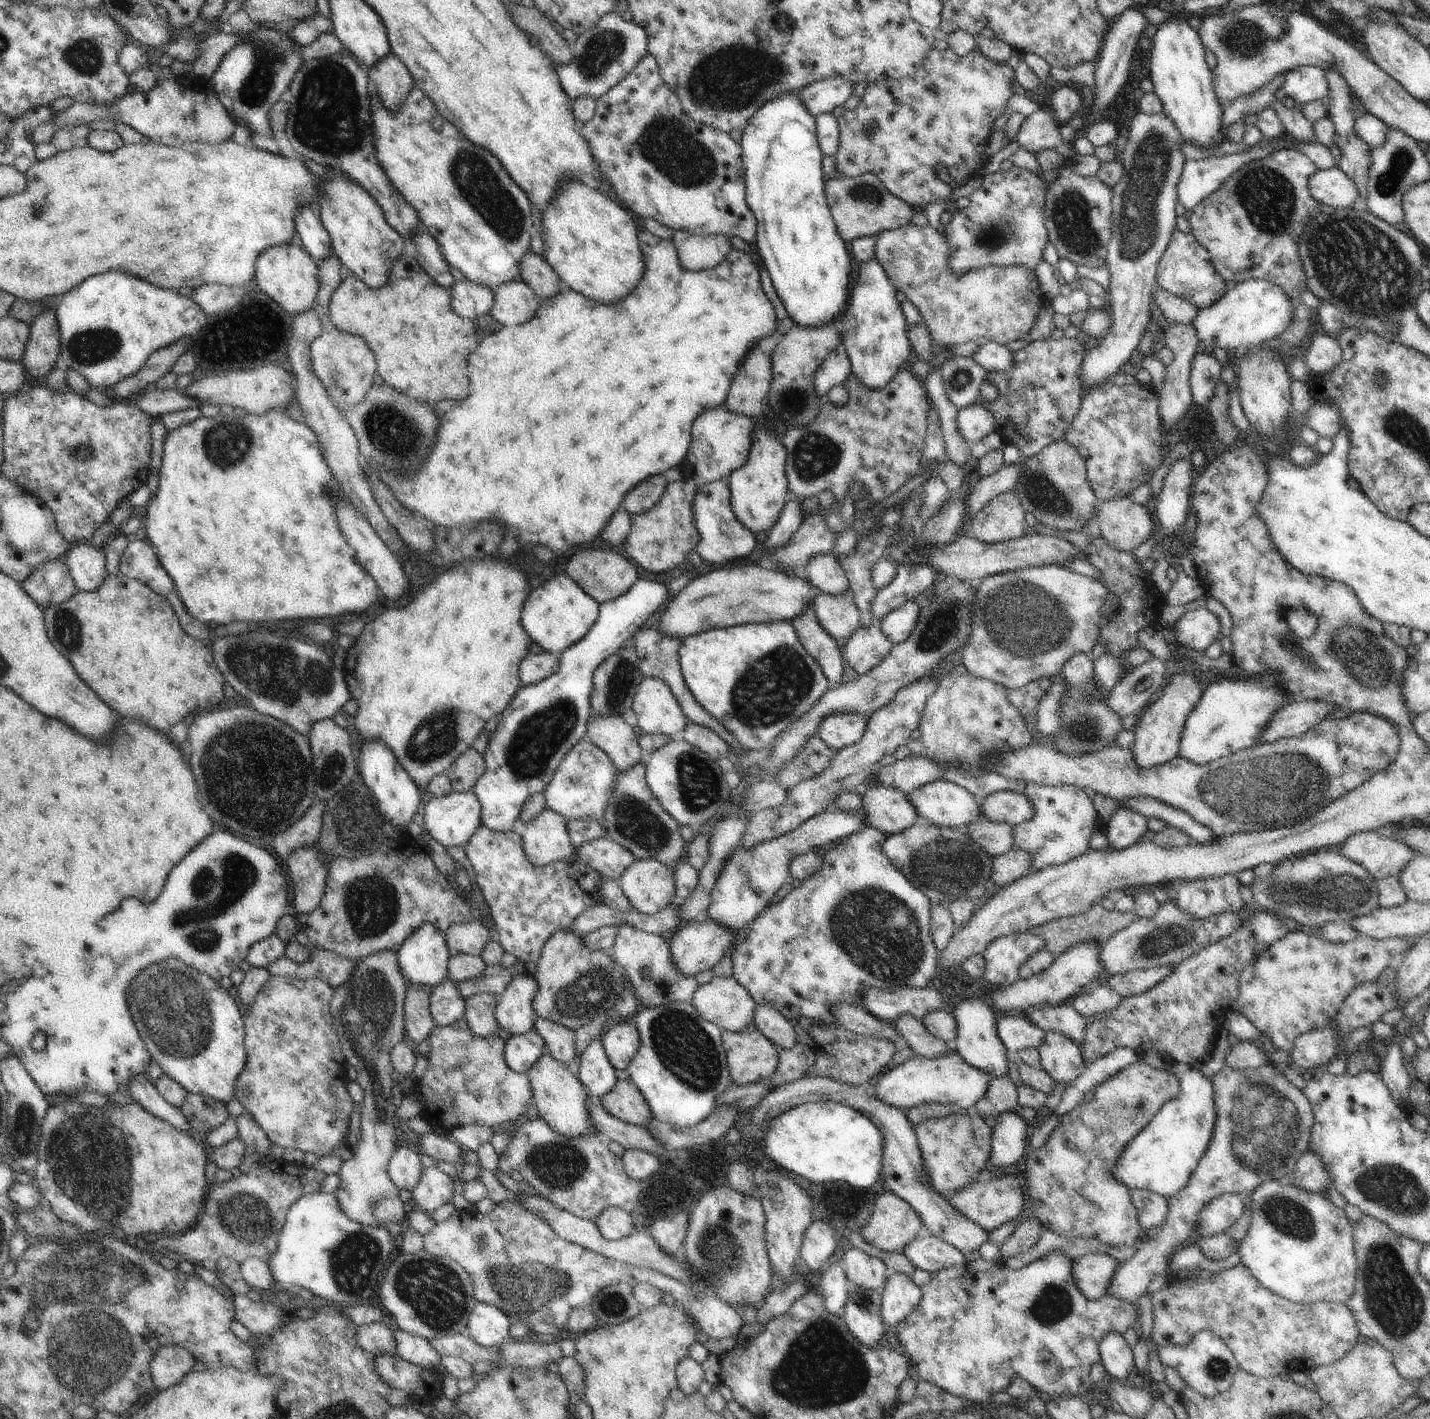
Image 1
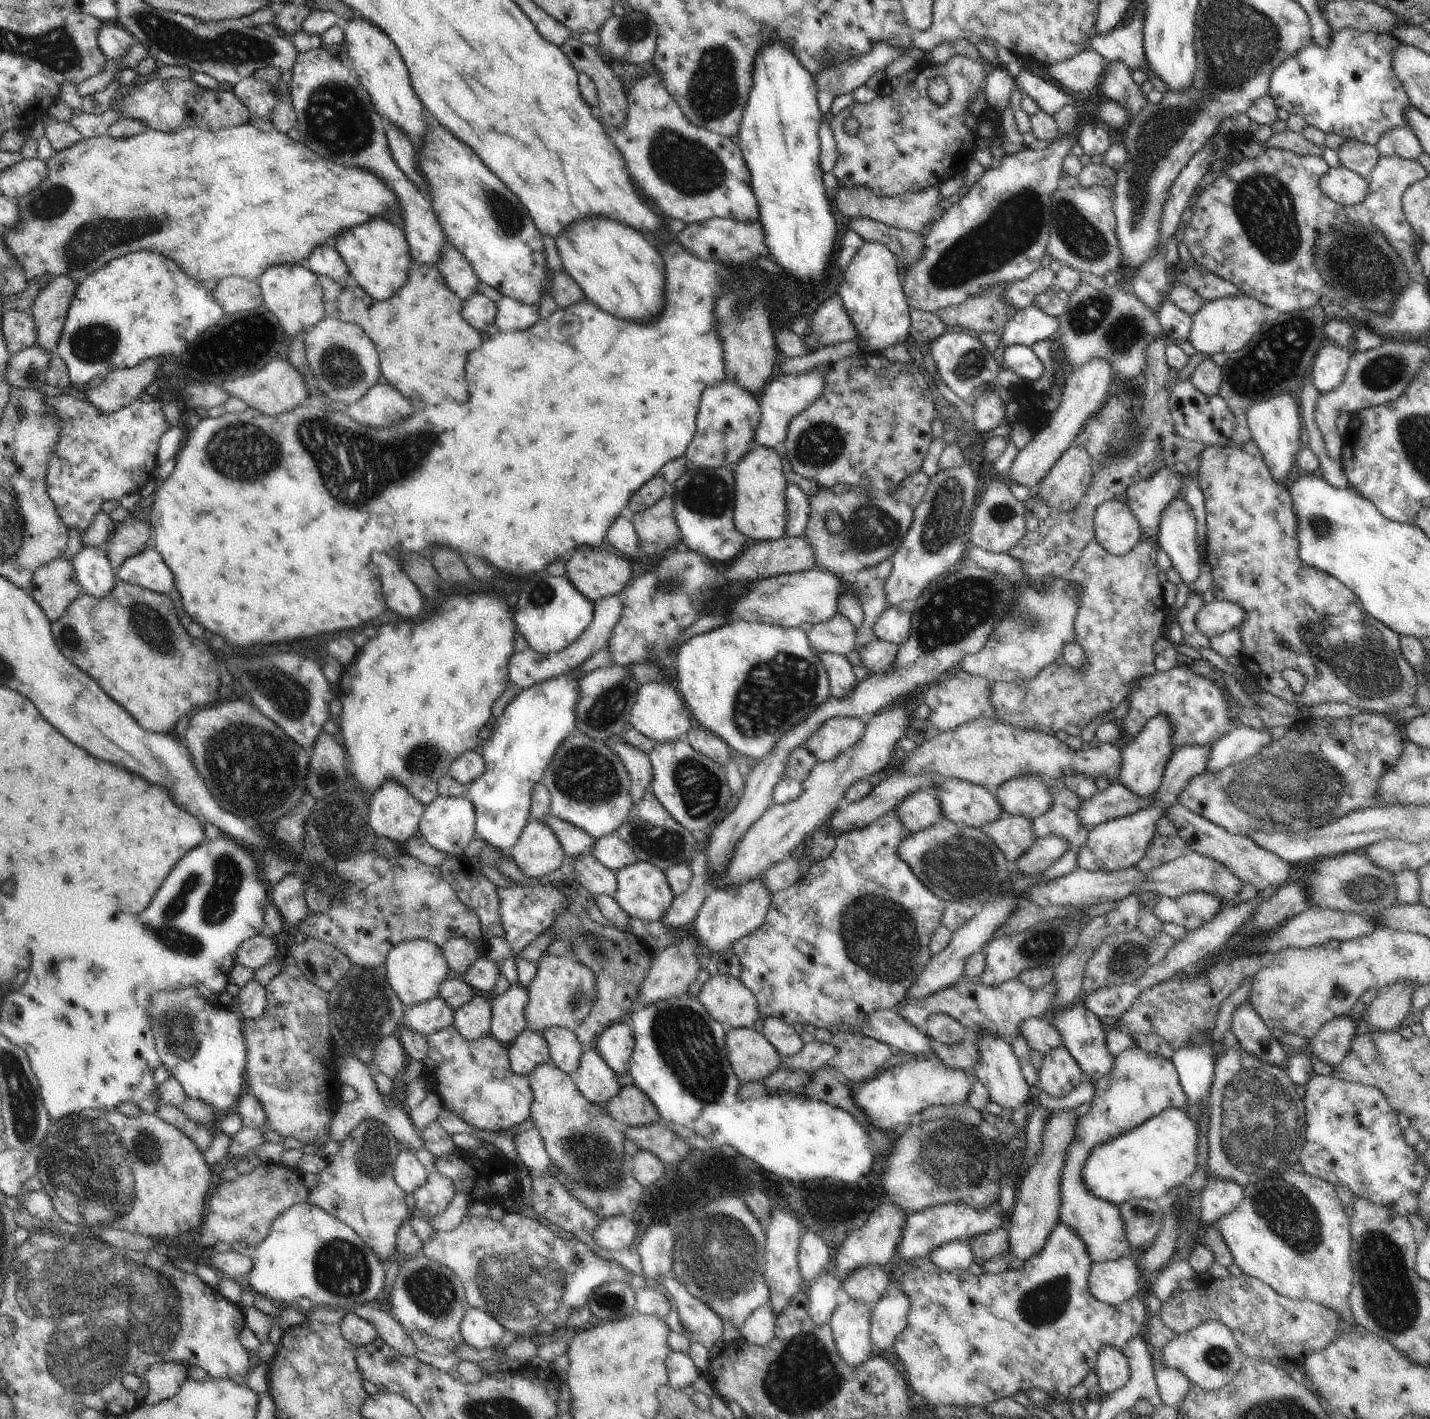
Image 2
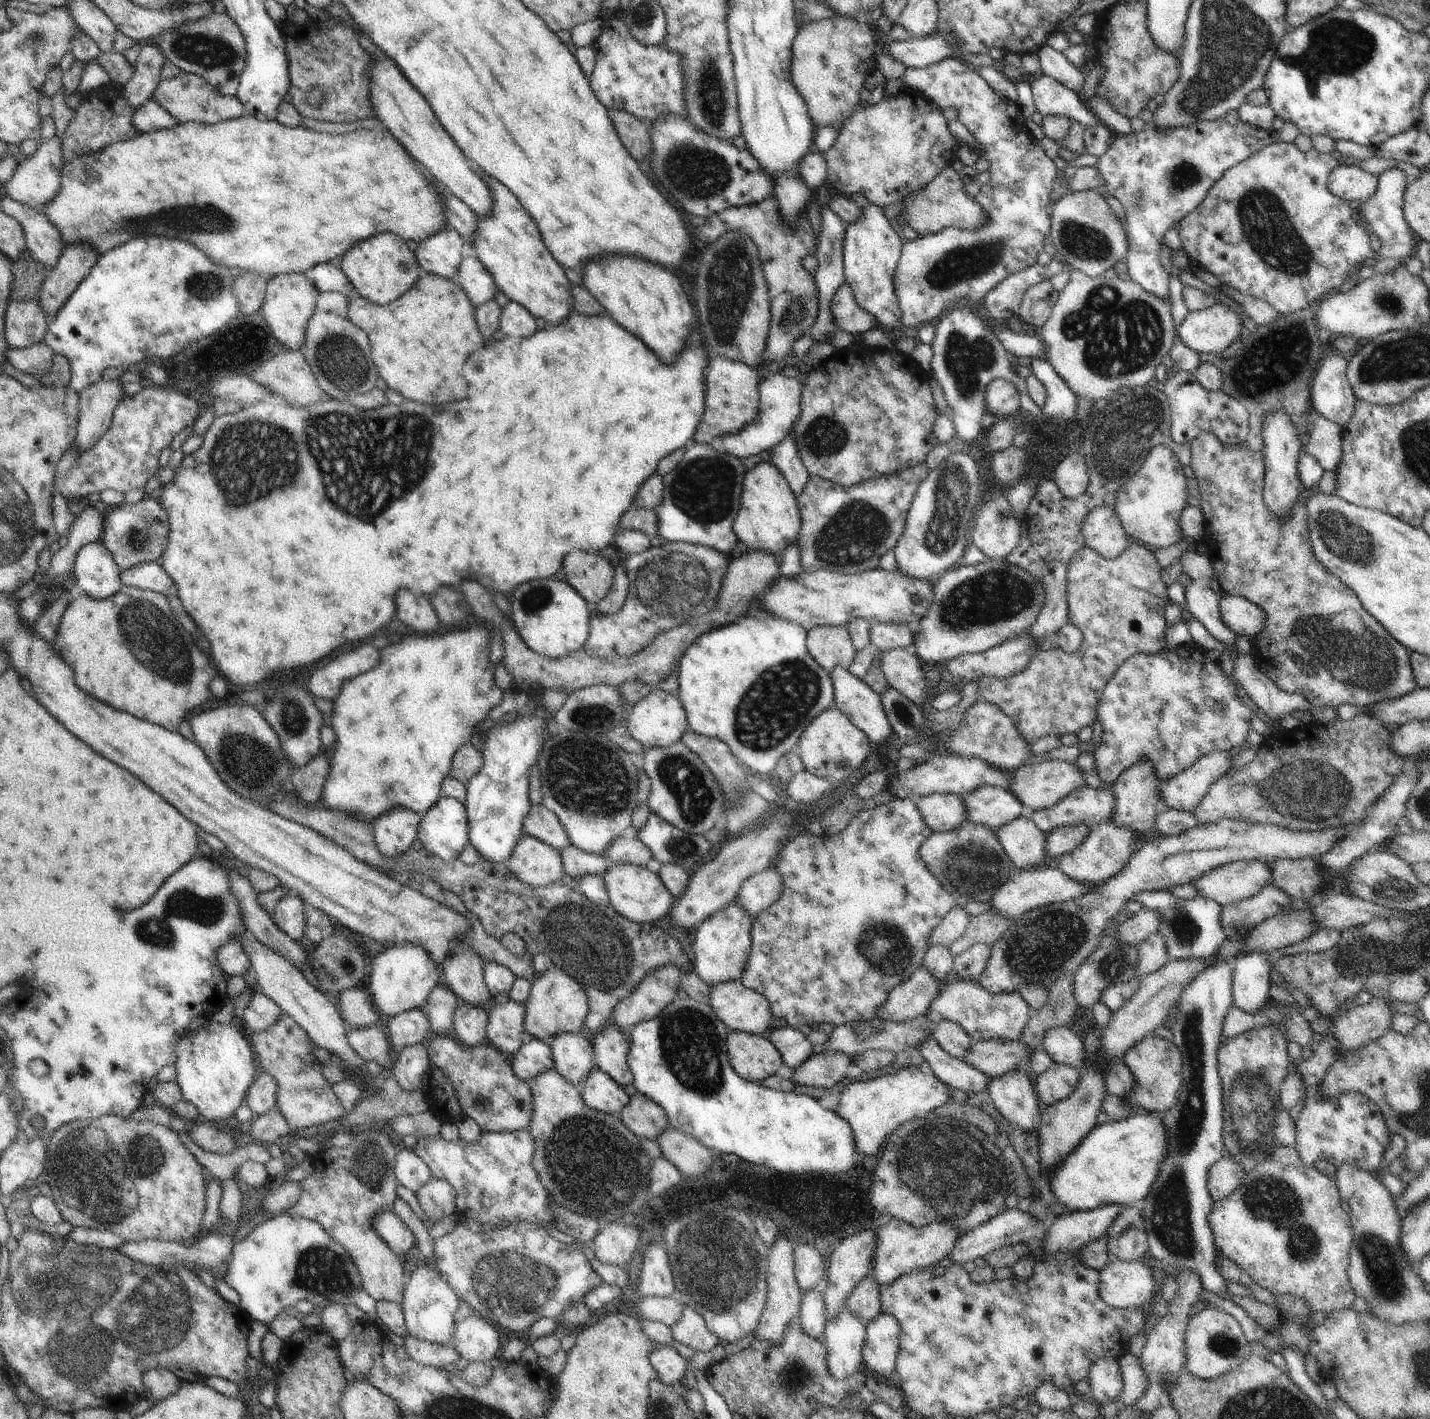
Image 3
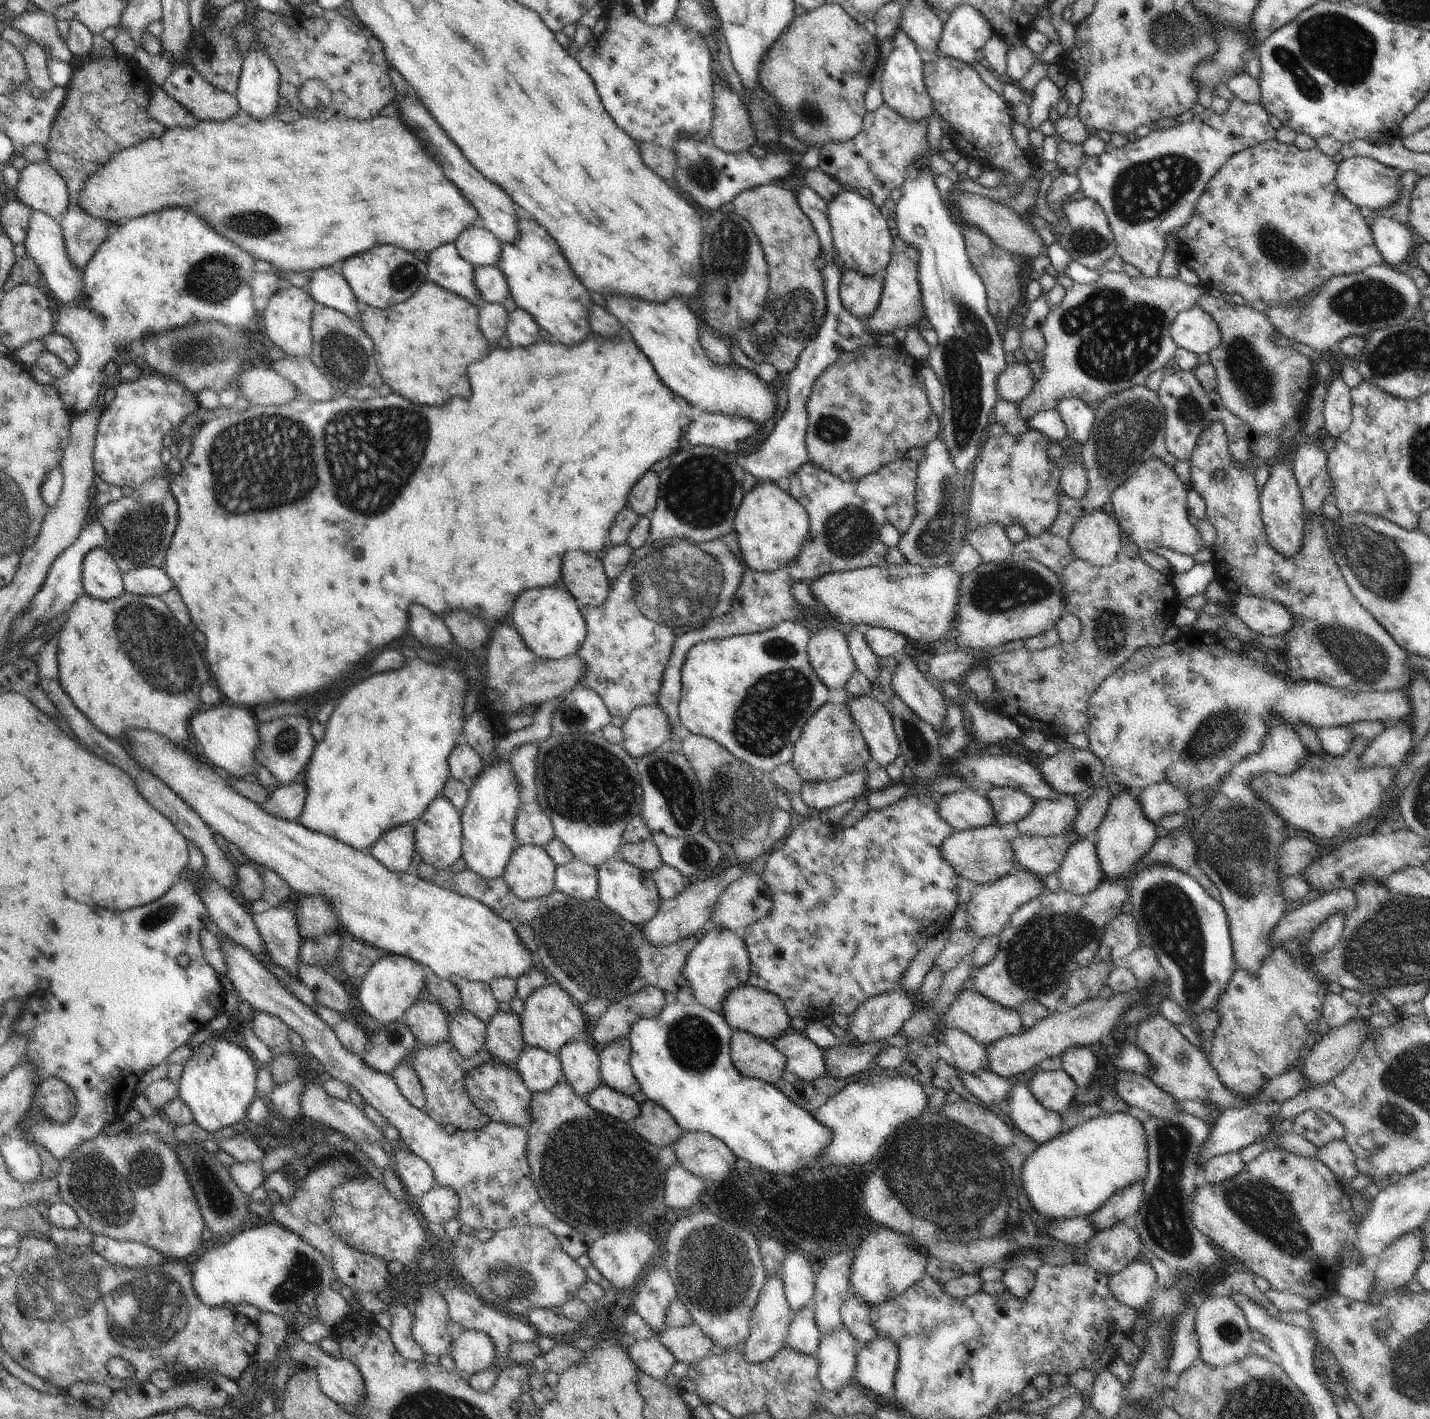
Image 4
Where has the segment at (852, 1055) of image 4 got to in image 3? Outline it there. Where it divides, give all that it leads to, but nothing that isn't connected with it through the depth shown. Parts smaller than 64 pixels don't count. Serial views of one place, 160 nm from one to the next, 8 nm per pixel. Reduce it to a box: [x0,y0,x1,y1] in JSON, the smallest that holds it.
[790,1051,852,1089]

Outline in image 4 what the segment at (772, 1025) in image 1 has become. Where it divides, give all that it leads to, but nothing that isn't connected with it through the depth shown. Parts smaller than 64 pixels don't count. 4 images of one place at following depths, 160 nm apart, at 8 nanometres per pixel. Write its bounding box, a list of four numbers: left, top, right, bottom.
[773,1030,826,1081]

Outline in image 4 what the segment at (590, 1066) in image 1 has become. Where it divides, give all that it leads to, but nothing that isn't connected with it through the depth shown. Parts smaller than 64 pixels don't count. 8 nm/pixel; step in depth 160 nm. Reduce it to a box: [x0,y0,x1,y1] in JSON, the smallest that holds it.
[585,1082,640,1123]

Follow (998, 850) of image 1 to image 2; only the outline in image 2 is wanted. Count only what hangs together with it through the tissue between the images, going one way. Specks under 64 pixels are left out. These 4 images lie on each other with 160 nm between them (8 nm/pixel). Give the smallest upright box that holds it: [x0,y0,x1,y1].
[981,814,1036,862]

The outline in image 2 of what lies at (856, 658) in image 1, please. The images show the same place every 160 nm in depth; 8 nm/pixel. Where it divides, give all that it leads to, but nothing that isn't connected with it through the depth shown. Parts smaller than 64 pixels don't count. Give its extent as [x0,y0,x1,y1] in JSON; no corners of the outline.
[858,639,900,675]

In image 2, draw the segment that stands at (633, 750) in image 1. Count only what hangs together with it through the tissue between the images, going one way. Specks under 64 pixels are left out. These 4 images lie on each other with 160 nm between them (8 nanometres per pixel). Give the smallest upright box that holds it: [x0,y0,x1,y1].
[605,735,653,804]

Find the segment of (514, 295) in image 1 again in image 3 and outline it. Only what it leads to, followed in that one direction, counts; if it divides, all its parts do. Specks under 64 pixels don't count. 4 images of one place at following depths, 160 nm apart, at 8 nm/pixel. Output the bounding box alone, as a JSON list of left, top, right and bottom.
[500,301,536,338]

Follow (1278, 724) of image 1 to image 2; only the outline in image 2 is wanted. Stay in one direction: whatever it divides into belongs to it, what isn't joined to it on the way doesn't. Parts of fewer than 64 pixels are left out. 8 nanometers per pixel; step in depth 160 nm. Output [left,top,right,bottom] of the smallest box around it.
[1206,725,1273,774]

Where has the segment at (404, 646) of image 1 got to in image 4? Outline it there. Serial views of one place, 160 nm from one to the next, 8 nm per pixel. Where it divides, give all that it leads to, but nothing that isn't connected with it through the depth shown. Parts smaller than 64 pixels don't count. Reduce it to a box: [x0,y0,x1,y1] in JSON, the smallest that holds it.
[296,657,471,851]

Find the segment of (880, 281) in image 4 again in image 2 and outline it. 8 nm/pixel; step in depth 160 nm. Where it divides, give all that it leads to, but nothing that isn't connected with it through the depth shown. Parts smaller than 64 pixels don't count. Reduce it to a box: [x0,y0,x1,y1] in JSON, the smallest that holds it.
[803,294,858,350]

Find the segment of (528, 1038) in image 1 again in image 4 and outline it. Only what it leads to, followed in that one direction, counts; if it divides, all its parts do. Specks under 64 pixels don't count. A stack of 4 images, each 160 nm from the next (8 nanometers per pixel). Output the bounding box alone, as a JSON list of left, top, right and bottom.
[514,1046,563,1093]

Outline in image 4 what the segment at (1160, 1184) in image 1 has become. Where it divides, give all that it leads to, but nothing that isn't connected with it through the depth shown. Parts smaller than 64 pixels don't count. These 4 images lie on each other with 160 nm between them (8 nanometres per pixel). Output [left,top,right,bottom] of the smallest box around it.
[1022,1113,1148,1221]

